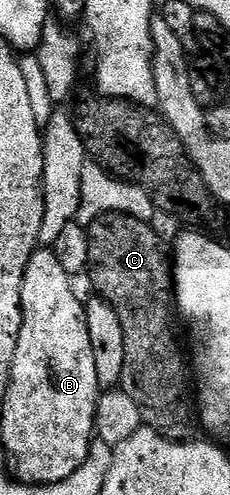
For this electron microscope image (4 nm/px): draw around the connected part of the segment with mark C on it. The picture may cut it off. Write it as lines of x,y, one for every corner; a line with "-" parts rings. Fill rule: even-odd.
107,212
86,225
89,238
89,277
96,288
98,299
109,302
121,318
121,330
125,330
125,370
121,381
121,391
129,394
141,410
144,425
161,434
166,440
183,442
188,439
193,424
193,404
187,401
187,380
189,384
189,364
183,361
183,348
175,337
177,305
173,287
173,256
163,245
163,240
151,229
145,220
138,220
129,214

